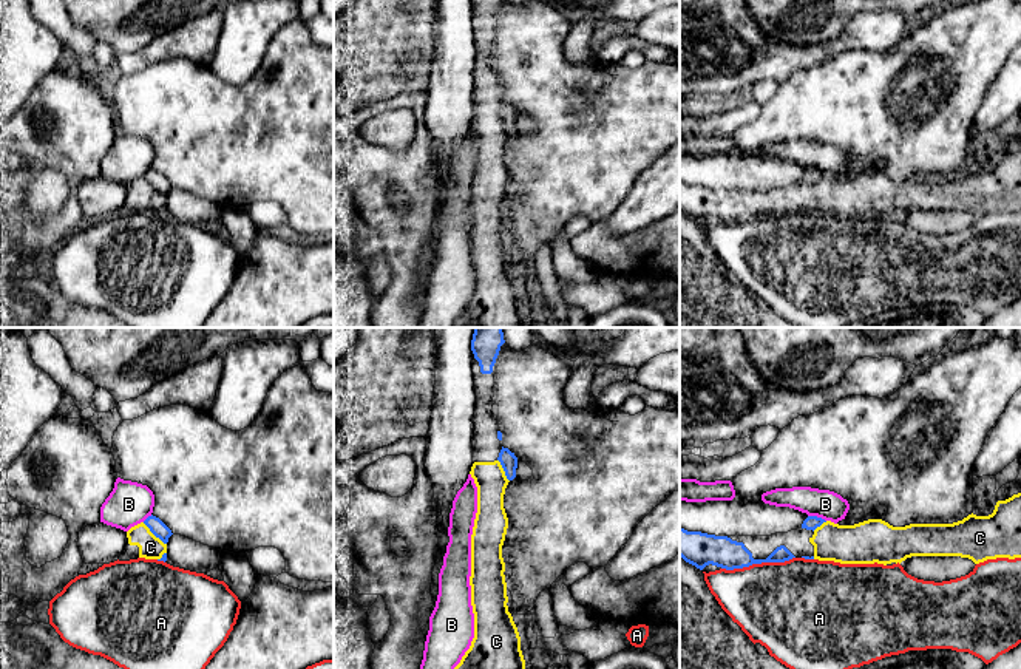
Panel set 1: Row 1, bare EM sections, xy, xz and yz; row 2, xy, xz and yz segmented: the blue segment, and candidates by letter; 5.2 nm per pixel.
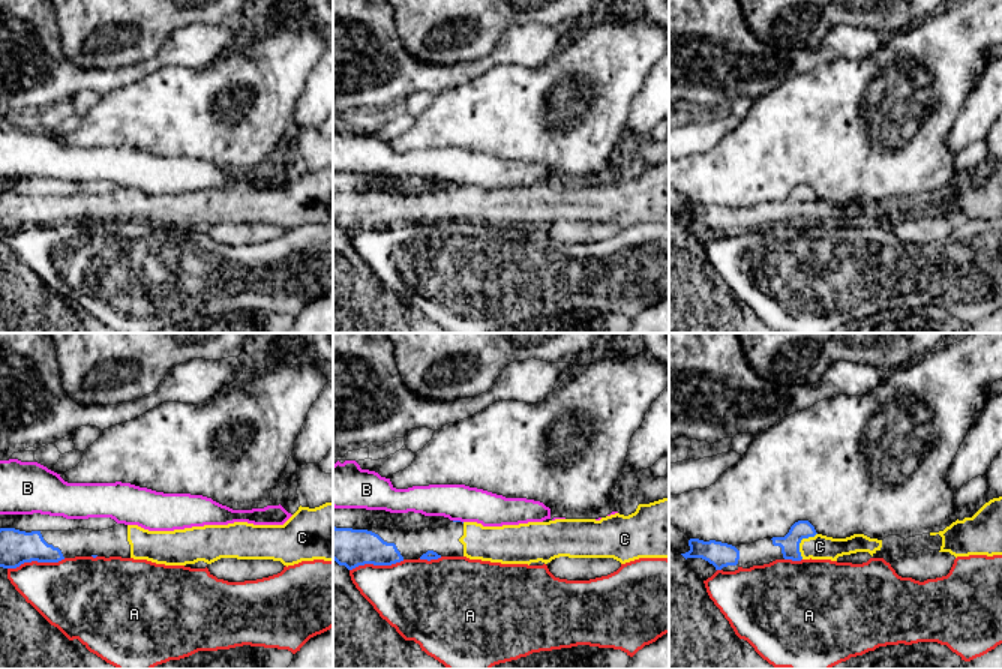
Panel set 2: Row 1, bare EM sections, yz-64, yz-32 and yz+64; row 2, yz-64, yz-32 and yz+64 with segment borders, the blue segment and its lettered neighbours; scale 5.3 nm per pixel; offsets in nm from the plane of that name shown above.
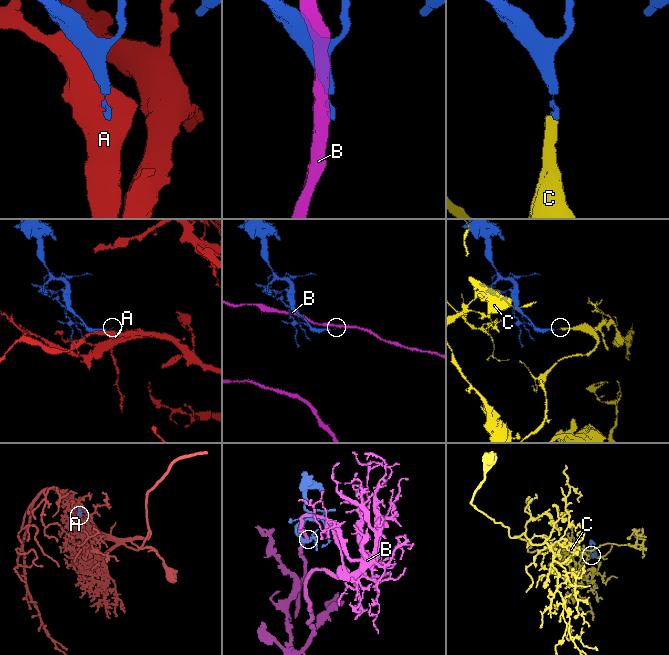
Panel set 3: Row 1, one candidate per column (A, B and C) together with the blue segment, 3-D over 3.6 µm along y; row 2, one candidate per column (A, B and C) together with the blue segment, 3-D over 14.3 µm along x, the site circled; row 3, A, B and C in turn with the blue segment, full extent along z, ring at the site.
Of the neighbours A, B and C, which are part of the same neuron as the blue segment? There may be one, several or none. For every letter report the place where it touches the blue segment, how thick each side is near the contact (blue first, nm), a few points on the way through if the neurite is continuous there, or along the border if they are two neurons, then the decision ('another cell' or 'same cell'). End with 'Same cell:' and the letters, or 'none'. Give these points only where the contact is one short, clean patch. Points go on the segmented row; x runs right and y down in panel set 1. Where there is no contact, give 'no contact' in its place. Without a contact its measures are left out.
A: meets blue in yz at (757, 563); 160 nm thick on the blue side, 440 nm on the other; another cell
B: meets blue in yz at (816, 516); 80 nm thick on the blue side, 150 nm on the other; border along yz (808, 515), (816, 515), (825, 521); another cell
C: meets blue in xy at (155, 535); 80 nm thick on the blue side, 130 nm on the other; runs through xy (155, 524), (155, 535), (150, 547); same cell
Same cell: C

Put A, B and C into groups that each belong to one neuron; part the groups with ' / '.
A / B / C

